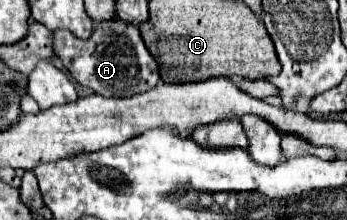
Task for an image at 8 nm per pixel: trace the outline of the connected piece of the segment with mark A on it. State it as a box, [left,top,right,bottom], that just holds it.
[53,17,159,97]

